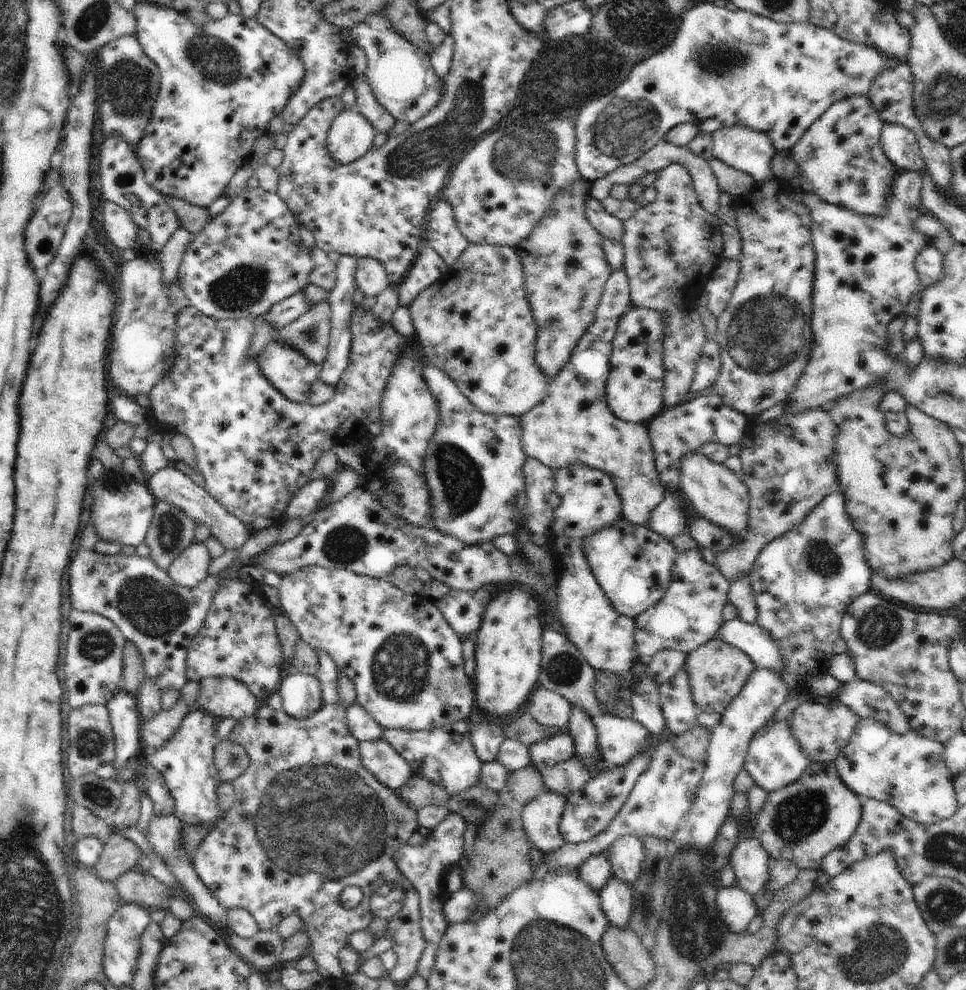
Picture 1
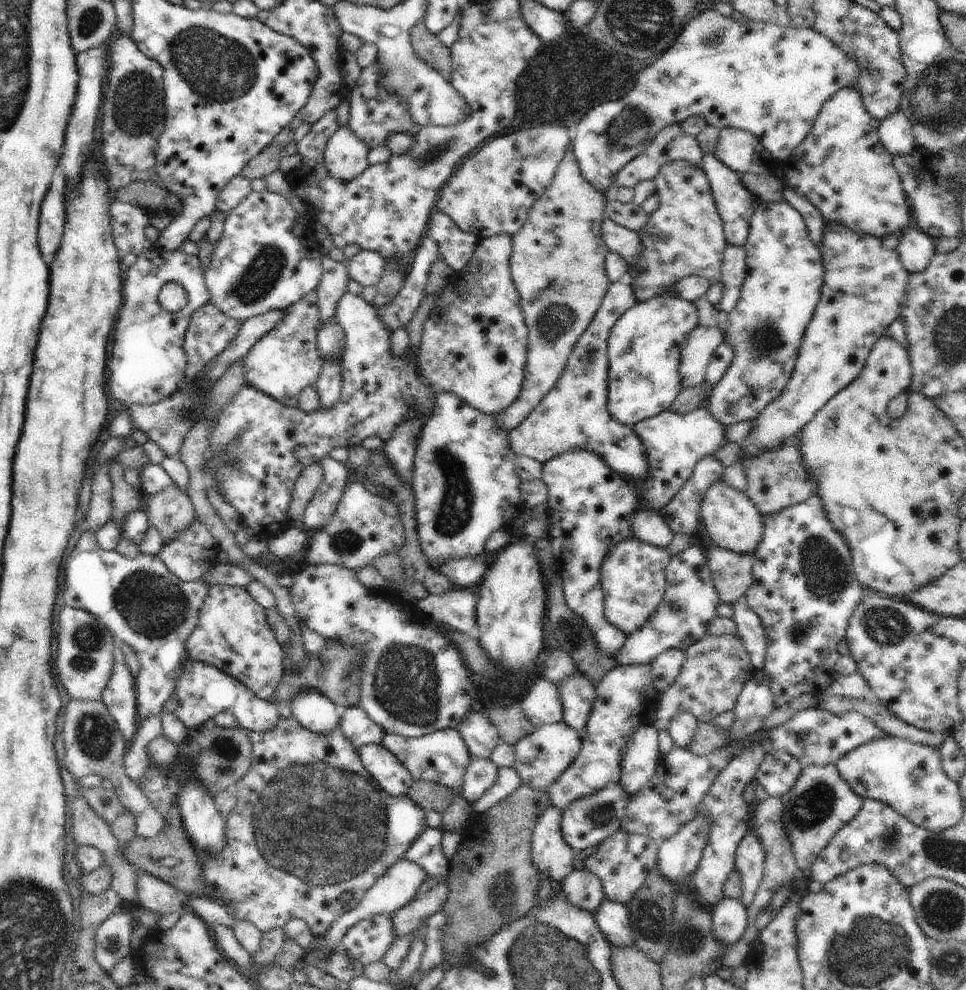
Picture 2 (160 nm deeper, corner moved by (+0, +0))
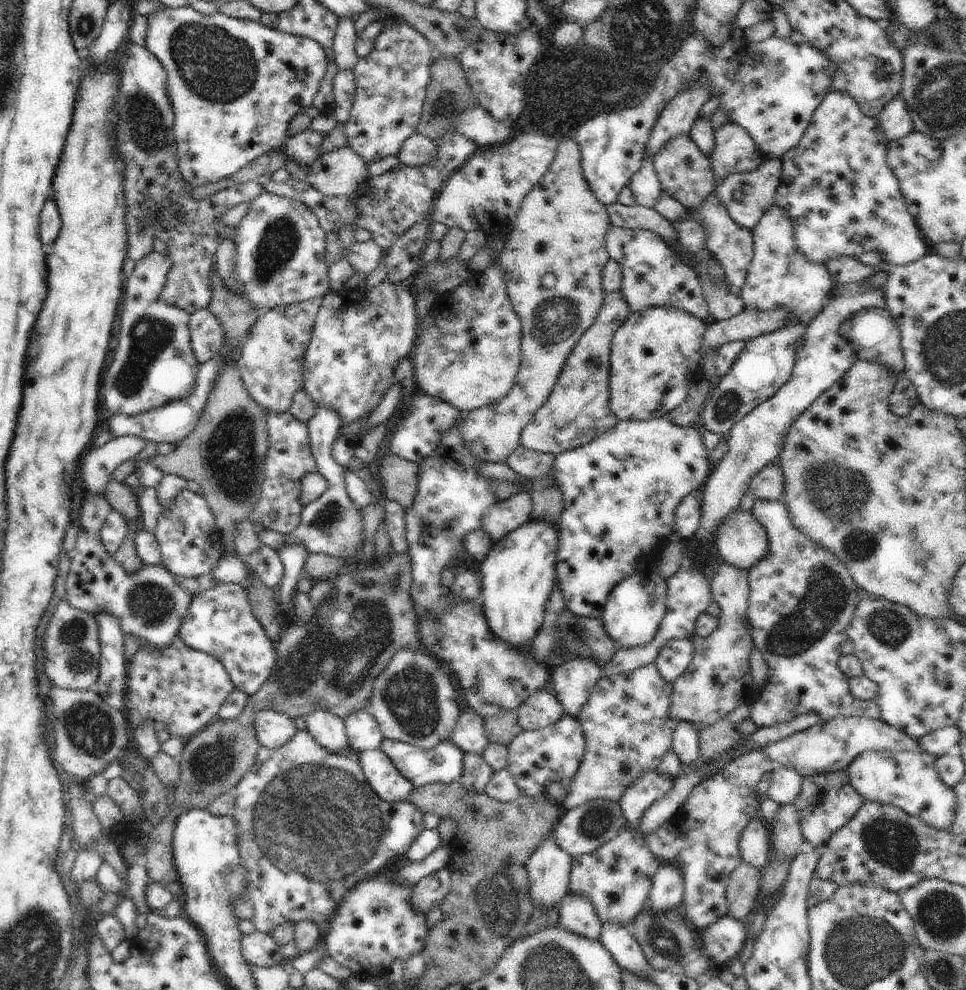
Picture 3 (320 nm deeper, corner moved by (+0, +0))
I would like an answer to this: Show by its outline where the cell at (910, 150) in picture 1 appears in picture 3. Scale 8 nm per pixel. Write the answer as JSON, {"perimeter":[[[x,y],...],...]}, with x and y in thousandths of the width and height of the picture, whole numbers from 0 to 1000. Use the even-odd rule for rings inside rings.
{"perimeter":[[[930,94],[917,105],[908,120],[912,130],[917,134],[919,142],[933,140],[946,130],[938,102],[933,94]]]}

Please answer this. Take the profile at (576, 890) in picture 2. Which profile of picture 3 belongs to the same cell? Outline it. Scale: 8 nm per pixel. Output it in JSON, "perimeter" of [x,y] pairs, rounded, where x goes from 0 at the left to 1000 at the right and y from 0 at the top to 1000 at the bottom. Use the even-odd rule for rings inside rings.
{"perimeter":[[[590,901],[579,917],[579,935],[596,945],[611,949],[622,949],[622,933],[614,913],[606,906],[597,906]]]}

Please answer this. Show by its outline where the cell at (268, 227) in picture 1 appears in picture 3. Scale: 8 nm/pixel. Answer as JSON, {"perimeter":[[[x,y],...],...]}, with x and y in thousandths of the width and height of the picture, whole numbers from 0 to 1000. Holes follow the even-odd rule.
{"perimeter":[[[273,193],[259,205],[257,216],[243,233],[243,278],[249,285],[246,297],[254,304],[280,313],[288,308],[335,300],[341,295],[341,269],[336,264],[339,236],[326,214],[315,204]]]}

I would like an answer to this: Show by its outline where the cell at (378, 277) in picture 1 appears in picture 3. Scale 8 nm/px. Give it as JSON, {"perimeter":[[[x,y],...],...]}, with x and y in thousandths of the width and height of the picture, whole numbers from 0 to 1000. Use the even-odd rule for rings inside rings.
{"perimeter":[[[385,240],[377,244],[365,242],[358,253],[357,262],[378,281],[390,272],[398,257],[398,252]]]}

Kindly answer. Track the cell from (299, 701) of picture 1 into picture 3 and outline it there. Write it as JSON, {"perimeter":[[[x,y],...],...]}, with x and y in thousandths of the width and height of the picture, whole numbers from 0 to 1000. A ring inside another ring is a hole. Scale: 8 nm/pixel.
{"perimeter":[[[329,716],[315,724],[317,737],[325,747],[340,760],[358,763],[363,760],[362,747],[359,746],[357,729],[346,720]]]}

